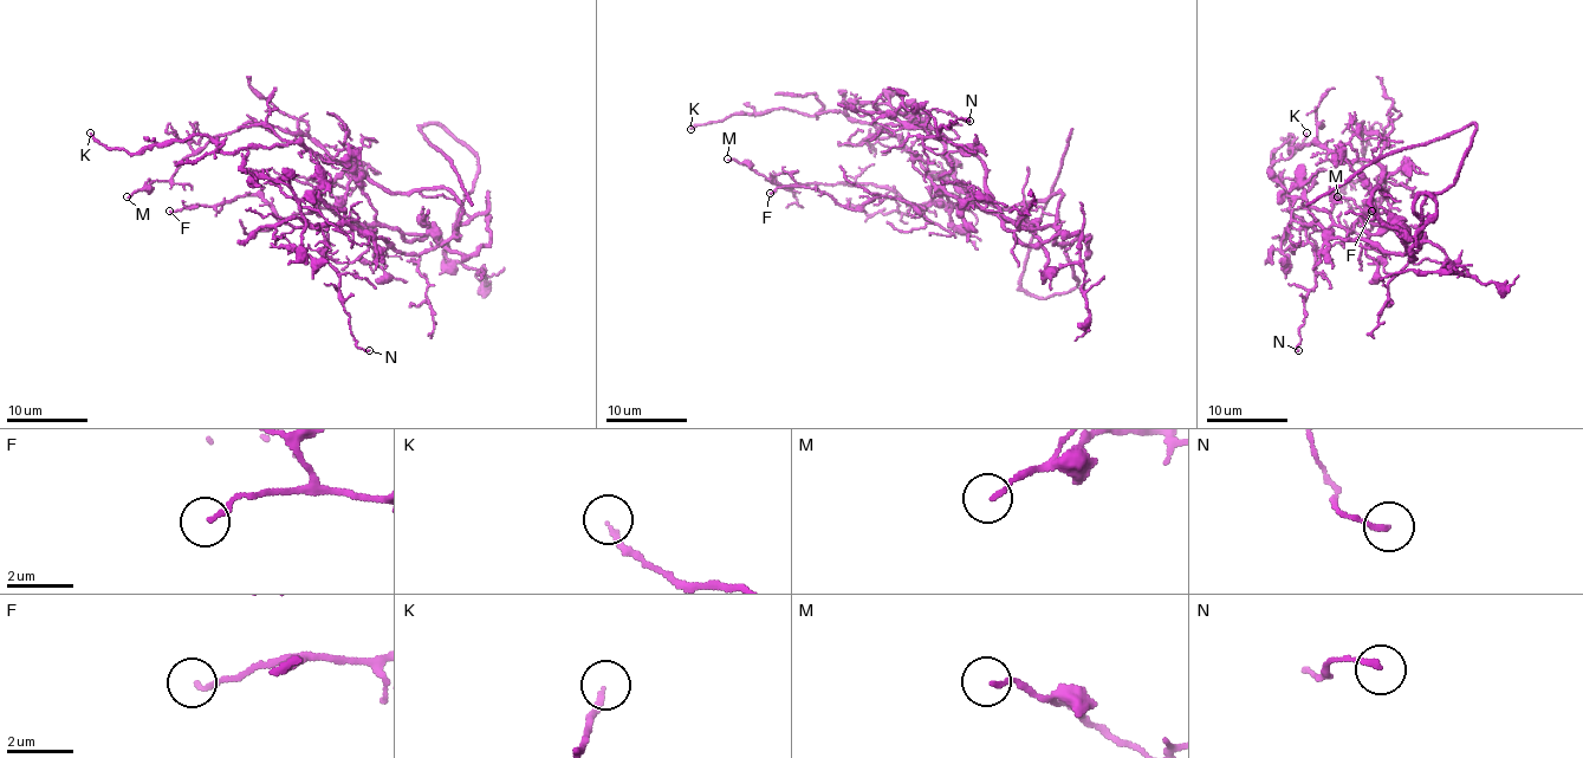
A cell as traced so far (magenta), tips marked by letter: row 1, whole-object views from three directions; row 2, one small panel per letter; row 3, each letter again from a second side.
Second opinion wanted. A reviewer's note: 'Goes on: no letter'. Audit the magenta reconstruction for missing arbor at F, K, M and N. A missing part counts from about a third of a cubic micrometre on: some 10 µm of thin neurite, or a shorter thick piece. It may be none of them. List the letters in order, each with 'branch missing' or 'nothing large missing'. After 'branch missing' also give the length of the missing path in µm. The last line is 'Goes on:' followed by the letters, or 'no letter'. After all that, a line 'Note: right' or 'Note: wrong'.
F: nothing large missing
K: nothing large missing
M: nothing large missing
N: nothing large missing
Goes on: no letter
Note: right

